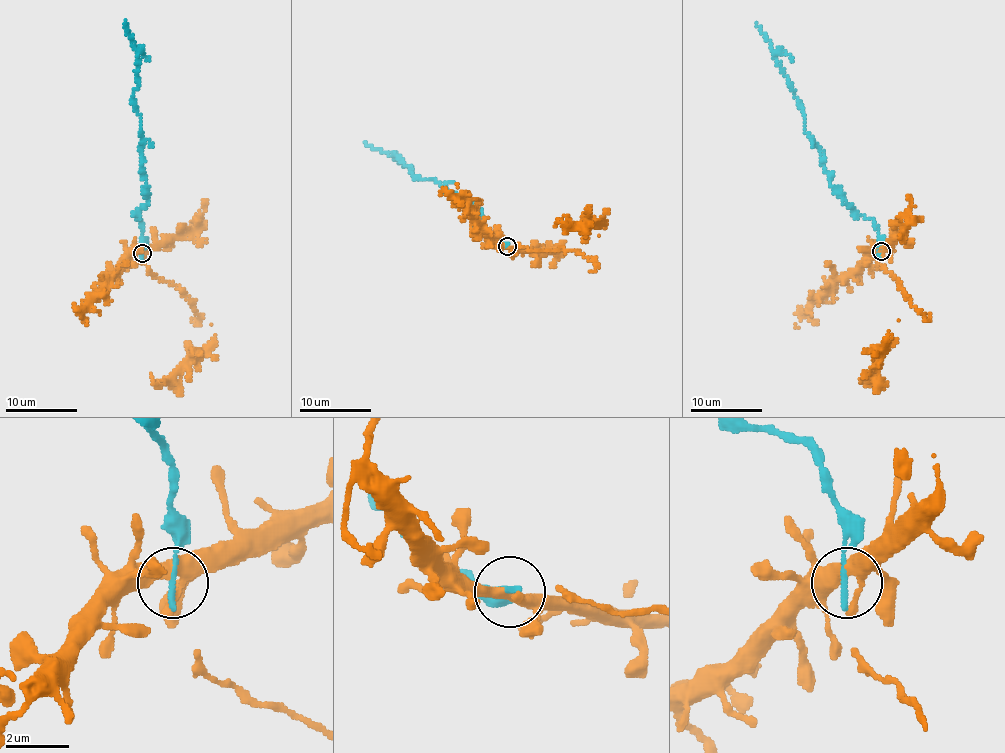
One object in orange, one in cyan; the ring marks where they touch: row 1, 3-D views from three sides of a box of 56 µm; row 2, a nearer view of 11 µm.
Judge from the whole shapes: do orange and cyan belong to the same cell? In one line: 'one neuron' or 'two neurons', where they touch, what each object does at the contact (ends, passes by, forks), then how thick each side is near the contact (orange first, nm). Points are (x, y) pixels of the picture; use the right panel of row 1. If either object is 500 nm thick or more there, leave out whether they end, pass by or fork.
one neuron; place (881, 251); orange forks; cyan ends; calibres 320 and 200 nm

